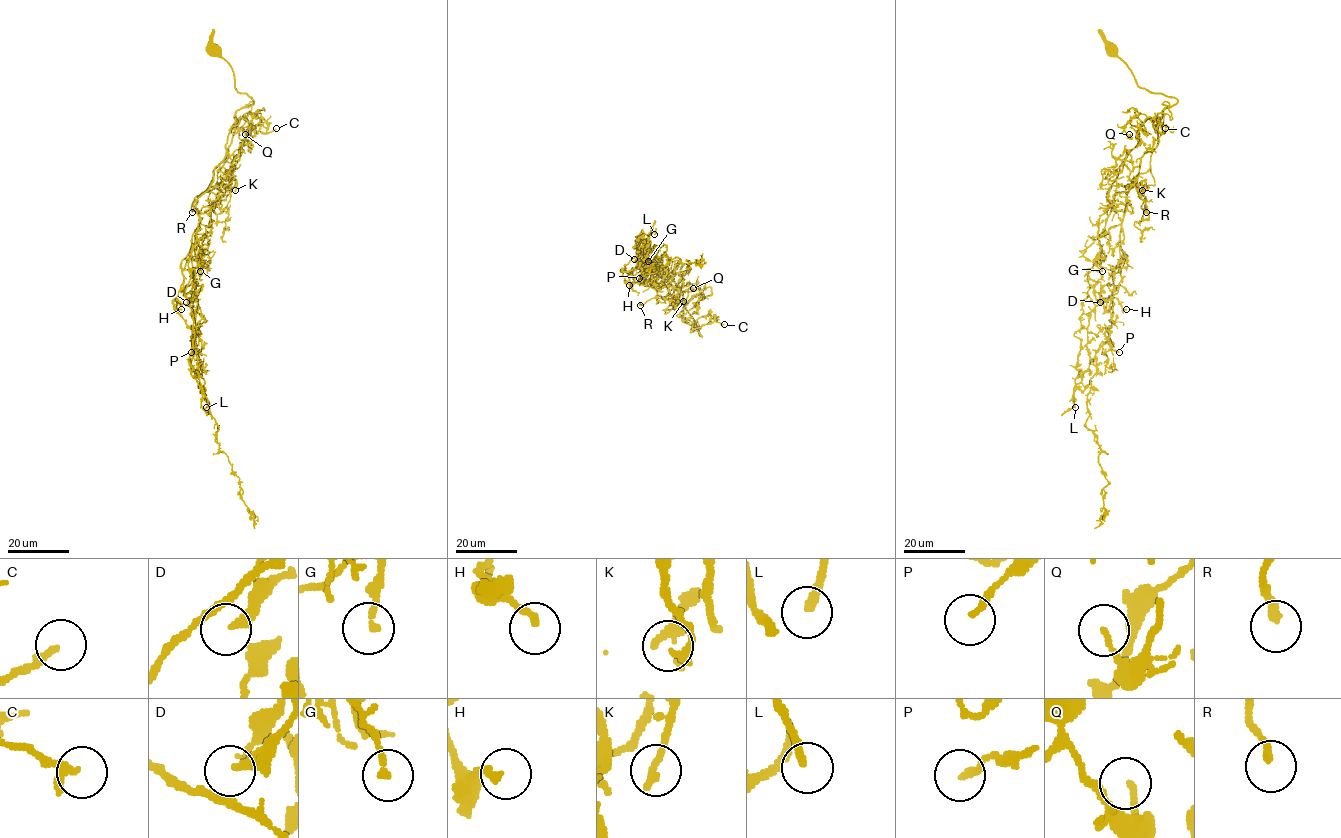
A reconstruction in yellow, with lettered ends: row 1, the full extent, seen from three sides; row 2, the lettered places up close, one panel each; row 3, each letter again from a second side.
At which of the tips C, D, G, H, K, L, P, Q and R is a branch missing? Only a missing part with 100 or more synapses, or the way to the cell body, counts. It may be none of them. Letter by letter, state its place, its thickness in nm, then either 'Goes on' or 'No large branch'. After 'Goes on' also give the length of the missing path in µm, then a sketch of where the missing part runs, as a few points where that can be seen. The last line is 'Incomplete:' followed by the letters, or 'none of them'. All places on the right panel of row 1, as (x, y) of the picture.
C: Place: (1165, 128). Thickness 260 nm. No large branch
D: Place: (1100, 302). Thickness 300 nm. No large branch
G: Place: (1102, 271). Thickness 200 nm. No large branch
H: Place: (1126, 309). Thickness 200 nm. No large branch
K: Place: (1142, 190). Thickness 240 nm. No large branch
L: Place: (1075, 407). Thickness 240 nm. Goes on. Missing length about 70 µm. Course of what is missing: (1075, 407), (1072, 424), (1088, 474), (1078, 540), (1090, 553)
P: Place: (1119, 352). Thickness 200 nm. No large branch
Q: Place: (1129, 134). Thickness 150 nm. No large branch
R: Place: (1146, 212). Thickness 220 nm. Goes on. Missing length about 45 µm. Course of what is missing: (1146, 212), (1131, 229), (1123, 226), (1136, 253), (1136, 263), (1129, 270), (1136, 277), (1139, 270)
Incomplete: L, R

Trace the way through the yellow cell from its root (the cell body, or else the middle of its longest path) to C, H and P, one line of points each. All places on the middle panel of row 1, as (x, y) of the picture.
C: (661, 269), (680, 287), (702, 336), (696, 321), (700, 327), (693, 330), (703, 316), (714, 315), (724, 324)
H: (661, 269), (702, 336), (673, 300), (624, 271), (629, 285)
P: (661, 269), (680, 287), (702, 336), (676, 314), (673, 300), (621, 271), (647, 264), (639, 278)

